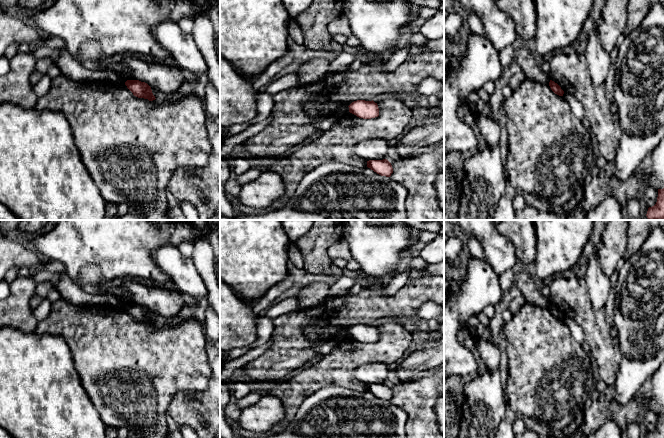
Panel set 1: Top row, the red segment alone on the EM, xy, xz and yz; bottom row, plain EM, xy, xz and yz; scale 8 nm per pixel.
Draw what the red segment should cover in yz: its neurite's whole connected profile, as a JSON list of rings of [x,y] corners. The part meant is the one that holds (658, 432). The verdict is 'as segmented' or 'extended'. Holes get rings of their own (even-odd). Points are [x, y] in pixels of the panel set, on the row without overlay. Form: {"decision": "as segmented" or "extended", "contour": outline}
{"decision": "as segmented", "contour": [[[664,412],[658,413],[657,426],[648,432],[647,438],[664,438]]]}

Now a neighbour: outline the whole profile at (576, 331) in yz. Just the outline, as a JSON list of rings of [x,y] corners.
[[[564,317],[563,321],[566,324],[566,326],[569,328],[570,333],[574,338],[574,340],[580,345],[582,345],[586,340],[581,326],[575,320],[569,317]]]

